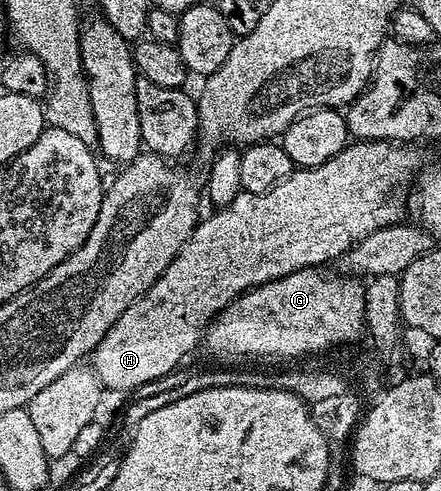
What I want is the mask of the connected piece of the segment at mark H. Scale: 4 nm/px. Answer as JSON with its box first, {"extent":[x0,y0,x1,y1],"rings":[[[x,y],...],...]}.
{"extent":[89,141,420,391],"rings":[[[360,141],[348,144],[347,148],[342,149],[337,155],[333,155],[333,159],[329,159],[325,163],[321,163],[316,169],[296,168],[281,183],[277,183],[269,191],[264,193],[244,193],[237,195],[237,199],[233,199],[233,203],[224,205],[214,210],[212,217],[204,216],[199,224],[195,226],[193,235],[185,243],[185,247],[181,247],[181,251],[177,251],[177,255],[173,259],[173,263],[169,263],[169,267],[165,267],[165,271],[153,283],[153,287],[149,287],[149,291],[145,291],[135,300],[129,307],[125,307],[125,311],[121,311],[121,315],[113,323],[113,327],[109,327],[109,331],[101,339],[101,343],[90,354],[89,364],[94,369],[95,374],[99,377],[99,384],[104,390],[111,389],[130,389],[136,391],[143,384],[147,384],[153,380],[159,380],[167,373],[178,370],[183,365],[182,361],[194,351],[198,345],[204,340],[207,326],[214,321],[226,305],[237,300],[237,298],[247,293],[250,289],[256,289],[258,285],[264,285],[267,281],[276,281],[285,275],[293,275],[293,271],[301,271],[302,269],[314,269],[316,267],[326,266],[326,261],[335,261],[342,258],[358,241],[365,239],[369,235],[373,235],[373,231],[384,229],[390,225],[398,225],[404,220],[403,217],[403,188],[407,184],[416,180],[417,174],[420,172],[419,153],[414,144],[396,143],[394,141]]]}

